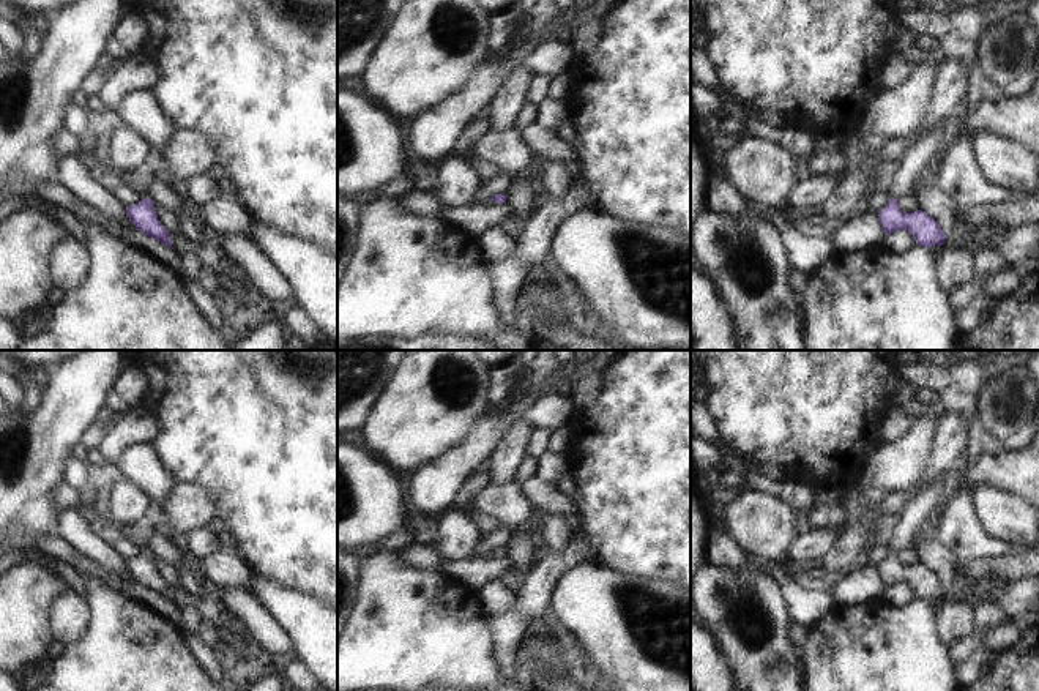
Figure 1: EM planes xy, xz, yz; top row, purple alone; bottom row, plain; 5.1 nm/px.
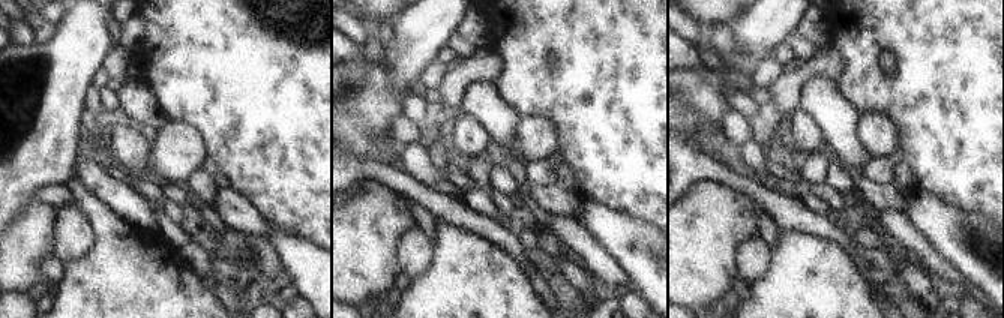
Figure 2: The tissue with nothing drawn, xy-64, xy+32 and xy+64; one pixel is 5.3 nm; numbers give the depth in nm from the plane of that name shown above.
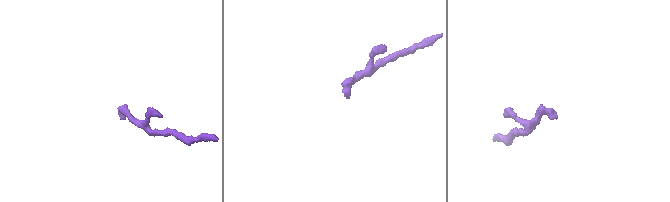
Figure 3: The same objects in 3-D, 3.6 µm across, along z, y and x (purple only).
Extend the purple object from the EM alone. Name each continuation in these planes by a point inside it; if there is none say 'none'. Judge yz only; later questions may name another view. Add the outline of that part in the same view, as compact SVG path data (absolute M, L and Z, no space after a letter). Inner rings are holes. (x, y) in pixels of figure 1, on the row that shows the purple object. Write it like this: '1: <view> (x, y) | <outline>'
1: yz (907, 174) | M940 123L930 134L918 140L905 151L902 161L894 169L888 199L900 202L903 196L913 192L916 183L922 177L927 162L937 153L938 147L949 137L949 134L951 126Z

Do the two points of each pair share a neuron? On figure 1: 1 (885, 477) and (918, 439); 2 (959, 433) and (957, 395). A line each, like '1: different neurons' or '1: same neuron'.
1: same neuron
2: different neurons

